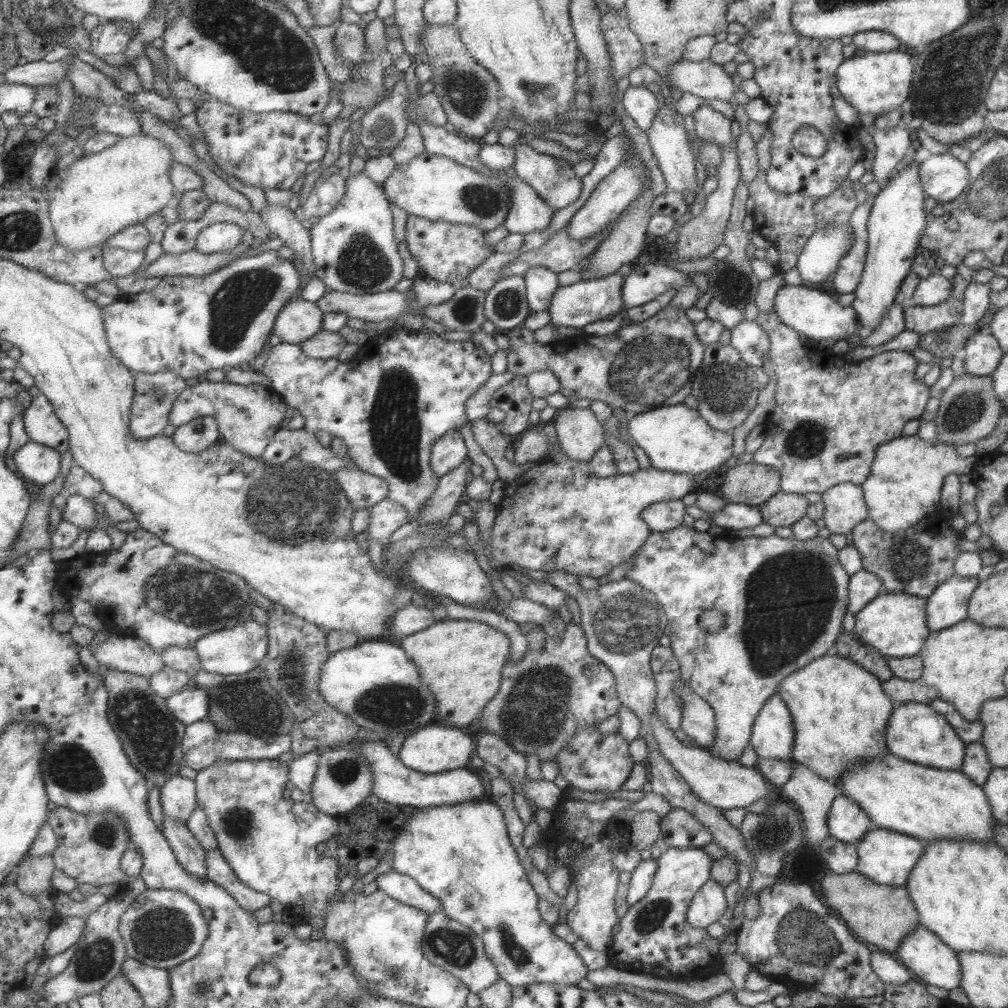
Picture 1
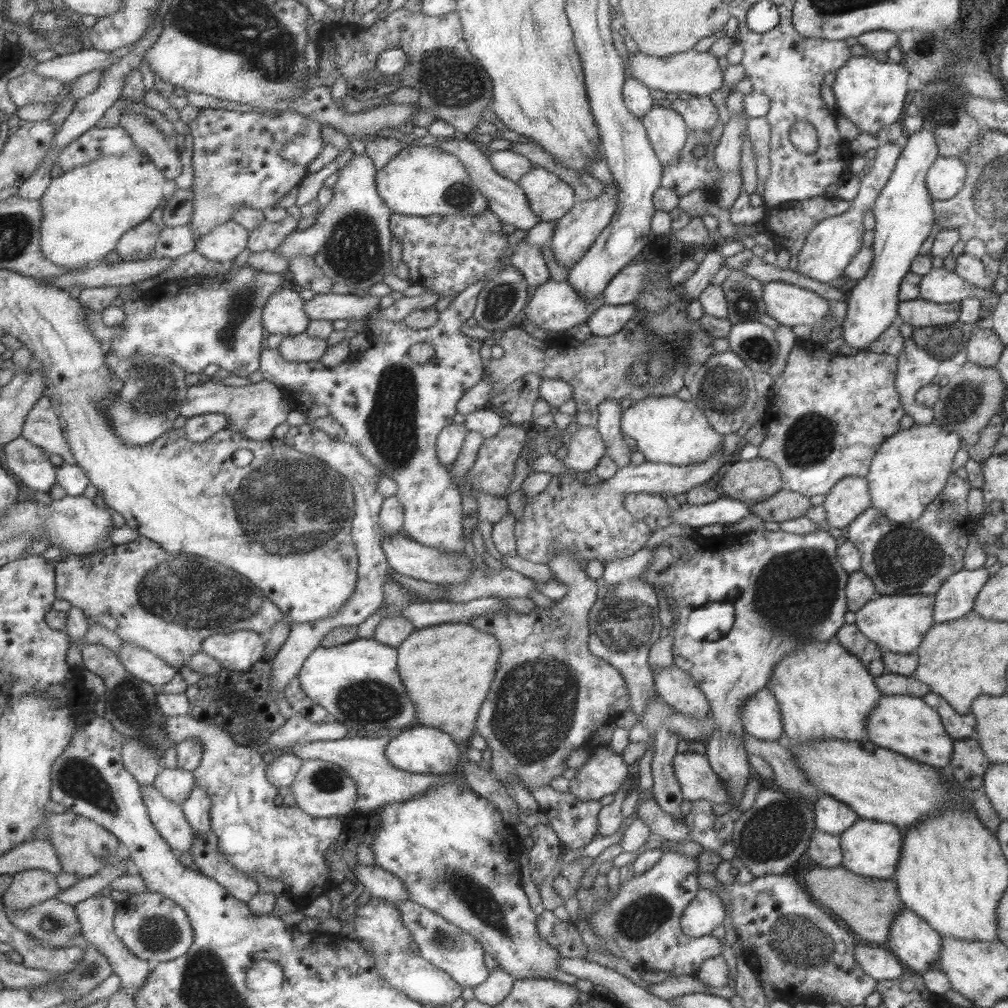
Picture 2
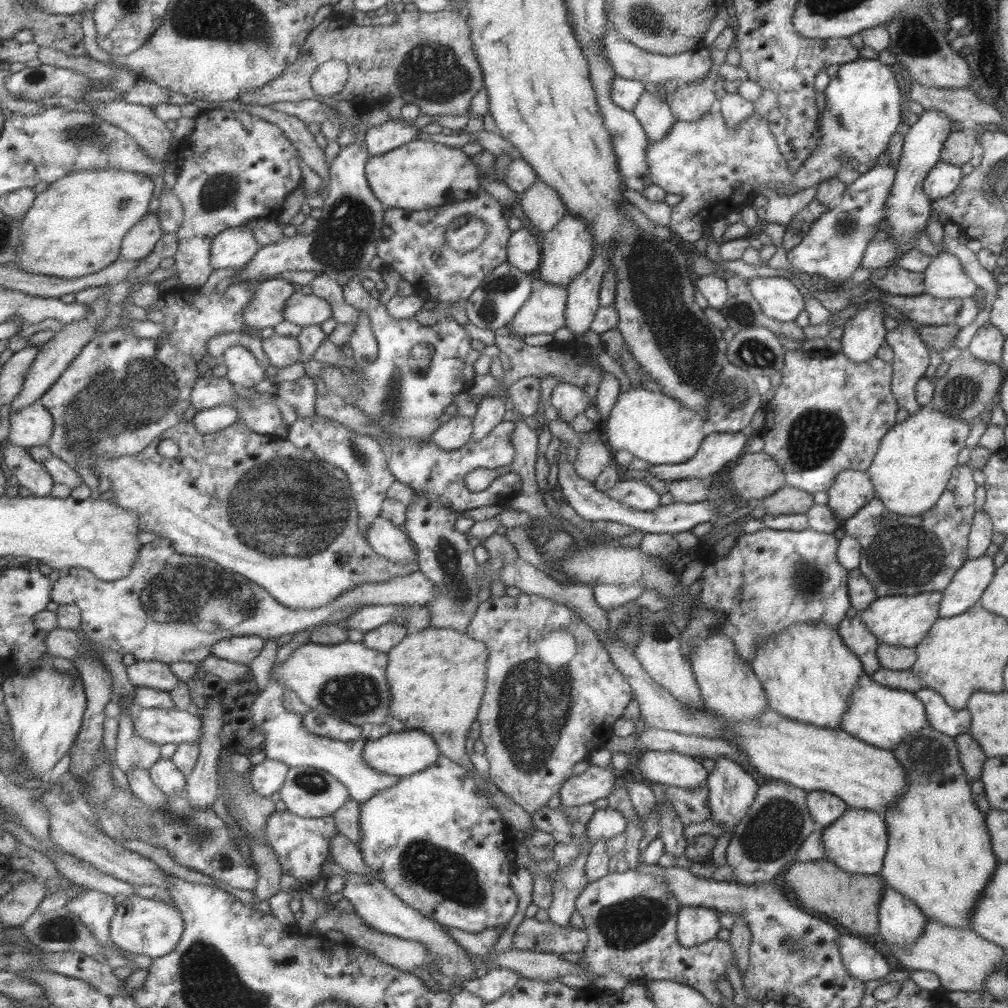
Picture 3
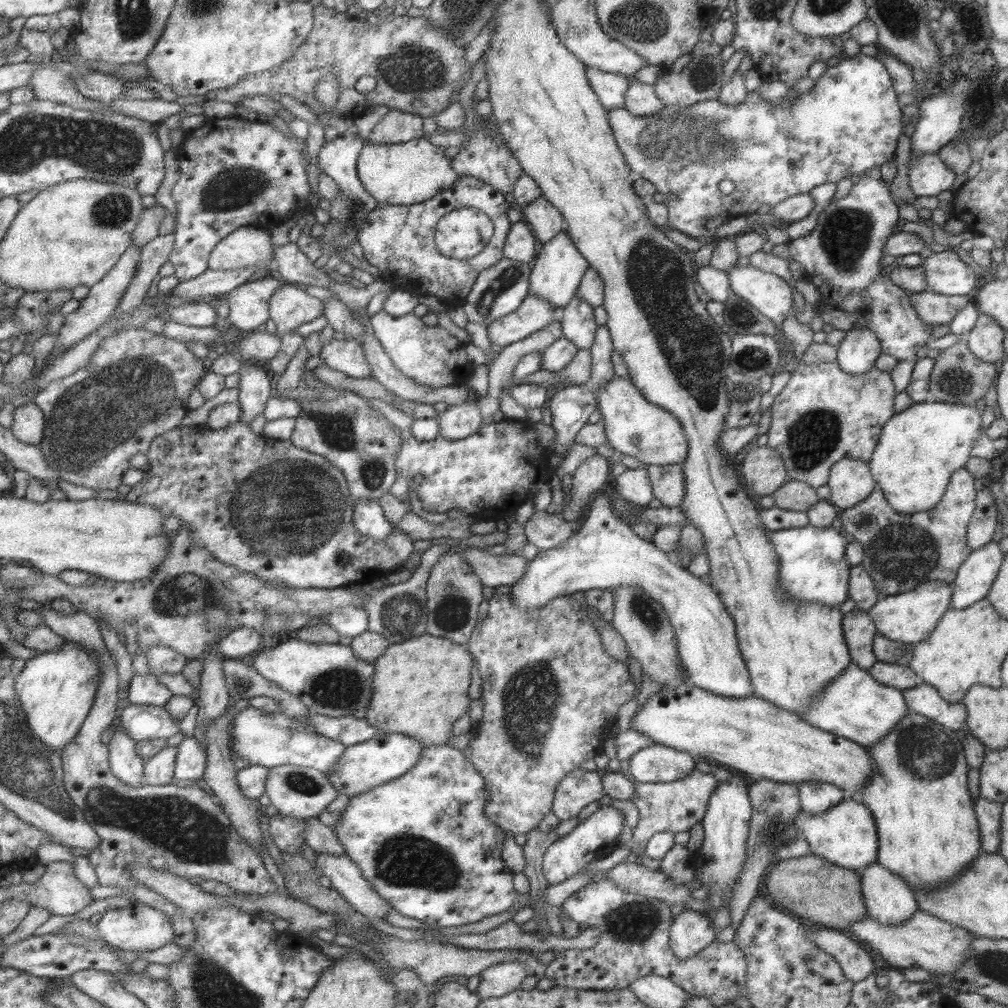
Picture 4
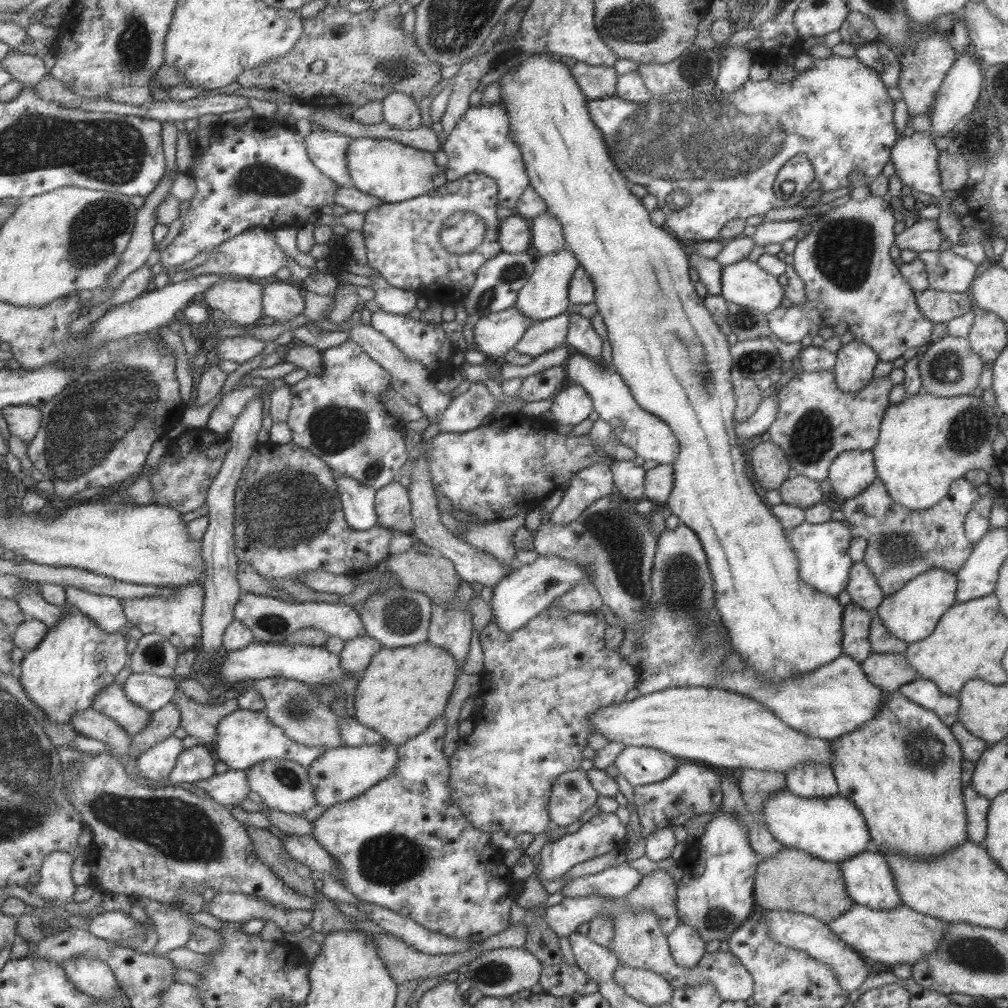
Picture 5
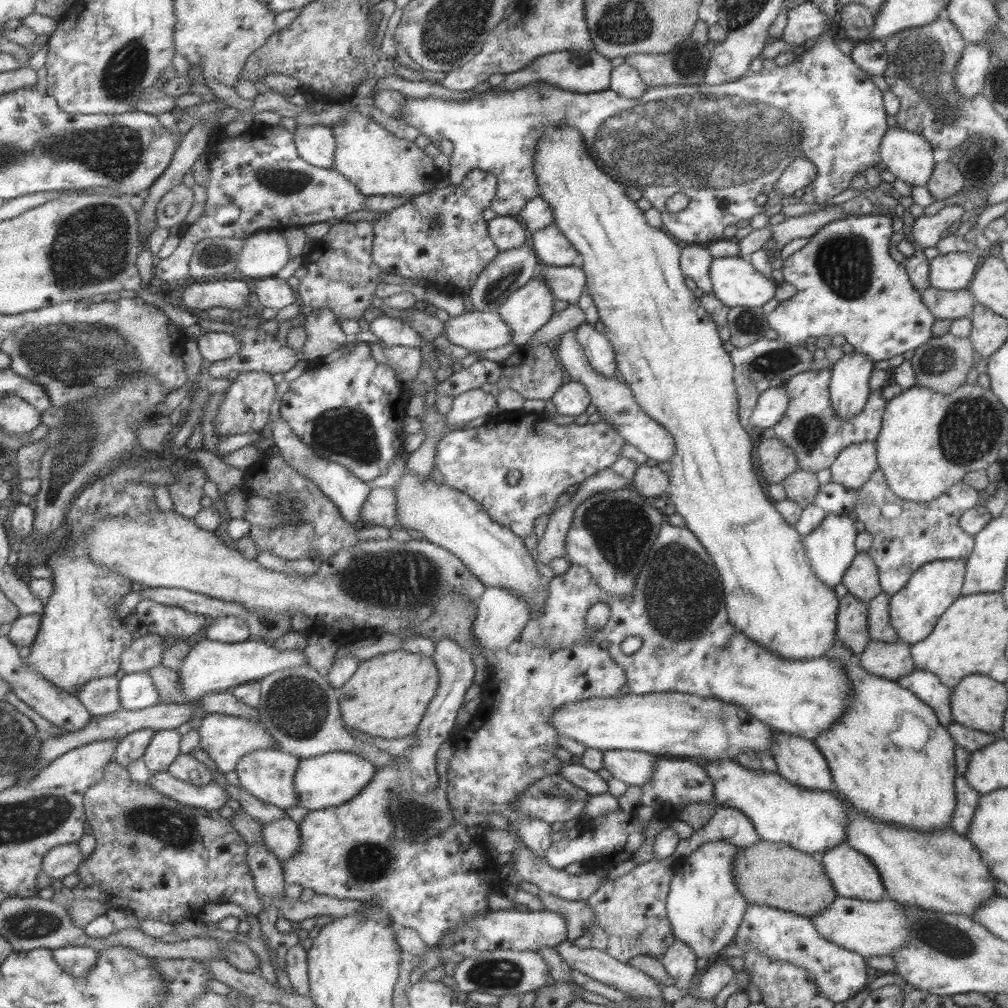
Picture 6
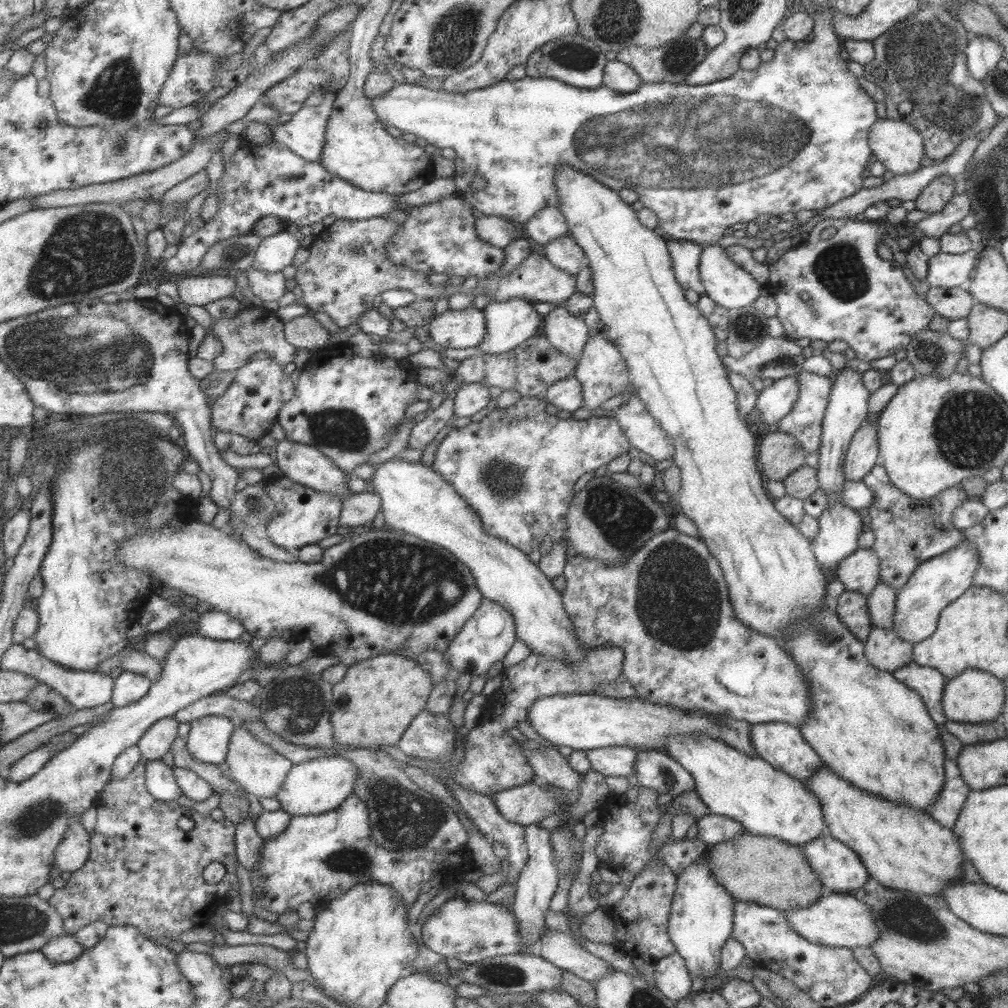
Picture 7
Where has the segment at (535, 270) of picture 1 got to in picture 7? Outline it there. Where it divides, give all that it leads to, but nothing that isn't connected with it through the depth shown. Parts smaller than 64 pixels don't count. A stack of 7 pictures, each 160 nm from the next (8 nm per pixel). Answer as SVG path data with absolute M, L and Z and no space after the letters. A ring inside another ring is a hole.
M485 215L474 219L473 228L479 240L497 248L505 248L512 241L513 232L521 230L514 221Z

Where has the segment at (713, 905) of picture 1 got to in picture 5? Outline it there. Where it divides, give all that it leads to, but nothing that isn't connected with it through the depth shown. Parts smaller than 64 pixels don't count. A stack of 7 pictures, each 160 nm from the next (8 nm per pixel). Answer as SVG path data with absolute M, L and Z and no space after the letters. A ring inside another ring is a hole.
M678 924L667 936L673 962L681 968L693 968L705 954L705 942L693 927Z

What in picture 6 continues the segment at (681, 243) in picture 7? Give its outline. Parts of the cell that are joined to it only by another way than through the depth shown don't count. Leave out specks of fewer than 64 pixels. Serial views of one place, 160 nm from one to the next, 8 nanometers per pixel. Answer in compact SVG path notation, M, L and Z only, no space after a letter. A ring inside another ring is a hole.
M681 244L679 253L679 270L683 273L684 278L689 278L695 282L696 287L703 293L711 293L711 283L708 275L708 266L711 262L707 244L693 245Z

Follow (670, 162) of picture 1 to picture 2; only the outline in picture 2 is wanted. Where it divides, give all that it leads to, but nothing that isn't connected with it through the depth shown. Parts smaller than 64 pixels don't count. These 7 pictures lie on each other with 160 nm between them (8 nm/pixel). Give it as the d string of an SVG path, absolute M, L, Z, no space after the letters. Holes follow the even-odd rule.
M655 103L640 118L647 138L661 166L668 163L682 147L687 135L685 122L670 107Z

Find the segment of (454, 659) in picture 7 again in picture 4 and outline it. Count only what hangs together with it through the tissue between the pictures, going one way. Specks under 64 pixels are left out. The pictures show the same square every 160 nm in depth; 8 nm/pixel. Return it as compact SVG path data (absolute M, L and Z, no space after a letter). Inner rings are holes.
M611 485L604 486L593 497L587 518L576 535L565 541L565 544L561 544L561 547L537 552L537 555L527 564L523 577L519 578L509 590L508 596L513 601L513 605L521 611L533 611L535 608L543 608L549 600L557 599L557 596L575 597L580 592L595 590L595 588L611 591L621 586L641 588L646 596L659 602L663 607L673 627L680 662L688 672L687 678L693 686L724 697L743 698L753 695L748 671L738 649L733 619L721 603L719 596L703 579L693 576L670 554L655 548L653 543L641 540L632 532L631 526L624 524L623 520L615 516L611 507L612 494Z

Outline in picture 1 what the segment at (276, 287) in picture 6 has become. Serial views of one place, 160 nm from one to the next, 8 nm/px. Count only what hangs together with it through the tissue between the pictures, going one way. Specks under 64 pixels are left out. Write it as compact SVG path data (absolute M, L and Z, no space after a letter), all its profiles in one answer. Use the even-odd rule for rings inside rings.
M409 289L404 292L388 291L376 292L375 294L360 294L359 296L349 293L342 293L339 291L330 291L329 293L323 293L323 296L316 302L316 304L325 312L344 312L348 318L357 318L365 321L365 323L381 322L383 320L397 320L398 316L401 316L404 312L405 307L412 309L415 308L414 297L411 302L405 301L406 294L414 296L413 289Z

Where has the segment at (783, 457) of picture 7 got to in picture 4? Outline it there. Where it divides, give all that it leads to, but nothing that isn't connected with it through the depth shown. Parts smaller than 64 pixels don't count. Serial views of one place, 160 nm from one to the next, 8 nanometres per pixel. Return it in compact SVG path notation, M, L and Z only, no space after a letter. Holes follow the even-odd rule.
M767 445L750 448L741 462L741 478L757 495L771 495L785 483L784 462L777 451Z

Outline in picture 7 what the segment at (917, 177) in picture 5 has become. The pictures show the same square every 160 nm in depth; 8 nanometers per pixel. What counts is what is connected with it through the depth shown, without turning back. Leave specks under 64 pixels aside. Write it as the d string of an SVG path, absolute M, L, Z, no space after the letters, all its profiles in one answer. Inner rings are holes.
M878 118L868 131L871 154L894 175L911 174L920 168L923 139L907 122Z

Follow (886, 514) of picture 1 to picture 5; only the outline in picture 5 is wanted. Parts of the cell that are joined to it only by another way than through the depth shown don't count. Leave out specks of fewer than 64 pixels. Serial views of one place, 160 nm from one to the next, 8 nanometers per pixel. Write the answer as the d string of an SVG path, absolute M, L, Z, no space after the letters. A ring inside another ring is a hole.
M927 392L908 395L901 402L890 403L880 422L873 453L876 477L883 483L887 494L897 505L911 510L925 510L937 504L948 491L950 484L963 479L971 469L984 470L989 474L988 485L999 491L1003 488L1002 474L993 457L993 439L1000 432L996 402L988 406L981 397L964 394L952 397L933 396Z

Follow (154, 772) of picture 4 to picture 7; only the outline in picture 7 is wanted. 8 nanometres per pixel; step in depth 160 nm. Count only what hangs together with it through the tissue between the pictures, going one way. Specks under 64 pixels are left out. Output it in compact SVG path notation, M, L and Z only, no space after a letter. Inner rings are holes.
M177 717L162 718L146 730L138 747L148 761L161 760L169 754L173 741L179 736L179 722Z

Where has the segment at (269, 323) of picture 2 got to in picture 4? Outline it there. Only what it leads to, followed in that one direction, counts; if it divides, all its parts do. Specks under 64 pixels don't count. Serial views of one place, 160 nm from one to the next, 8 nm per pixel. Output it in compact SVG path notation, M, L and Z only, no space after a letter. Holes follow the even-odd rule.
M265 274L223 295L221 298L229 308L228 324L244 332L253 332L267 320L272 320L271 300L284 284L278 276Z

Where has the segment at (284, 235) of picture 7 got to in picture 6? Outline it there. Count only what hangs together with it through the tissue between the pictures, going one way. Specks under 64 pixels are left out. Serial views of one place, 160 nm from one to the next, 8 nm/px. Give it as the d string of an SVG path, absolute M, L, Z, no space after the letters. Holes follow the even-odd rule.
M263 230L246 239L240 256L238 276L246 279L275 277L289 260L289 248L283 233Z

